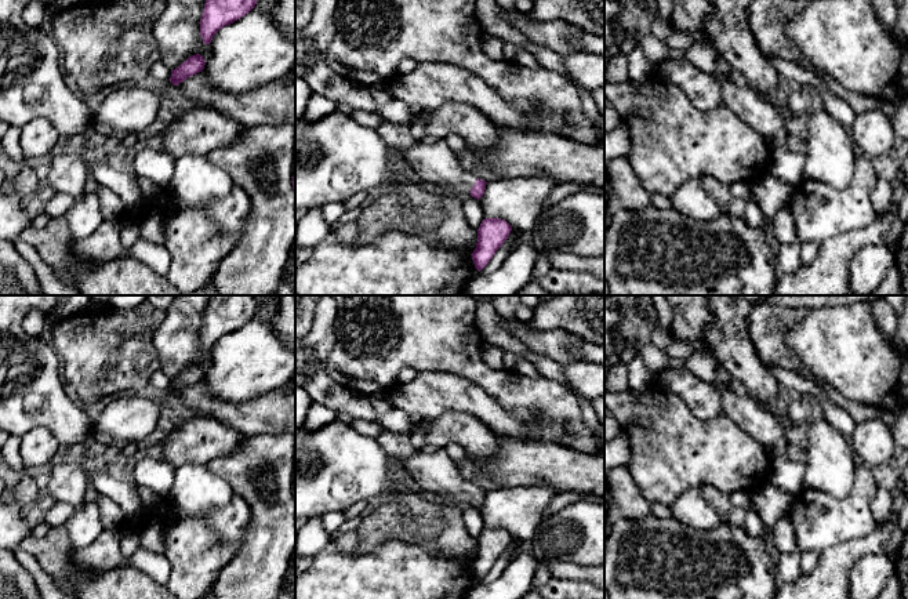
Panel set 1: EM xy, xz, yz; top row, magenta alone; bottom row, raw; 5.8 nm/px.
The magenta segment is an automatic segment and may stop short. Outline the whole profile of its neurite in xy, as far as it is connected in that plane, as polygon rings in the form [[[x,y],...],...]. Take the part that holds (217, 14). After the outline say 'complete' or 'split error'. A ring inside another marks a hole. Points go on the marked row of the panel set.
[[[206,0],[200,19],[203,43],[210,44],[219,29],[248,14],[255,4],[257,0]]] | complete

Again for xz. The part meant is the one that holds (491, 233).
[[[486,218],[477,229],[477,243],[472,253],[475,268],[480,272],[493,258],[495,251],[508,239],[512,226],[500,218]]] | complete

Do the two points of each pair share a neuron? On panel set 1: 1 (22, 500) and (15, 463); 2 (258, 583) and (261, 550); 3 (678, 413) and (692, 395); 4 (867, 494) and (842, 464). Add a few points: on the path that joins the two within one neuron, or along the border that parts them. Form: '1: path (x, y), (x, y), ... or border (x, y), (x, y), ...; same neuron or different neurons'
1: path (25, 490), (25, 475), (22, 472); same neuron
2: path (258, 574), (261, 558); same neuron
3: border (657, 385), (675, 392), (697, 417), (712, 420); different neurons
4: border (856, 464), (846, 496), (824, 492); different neurons

